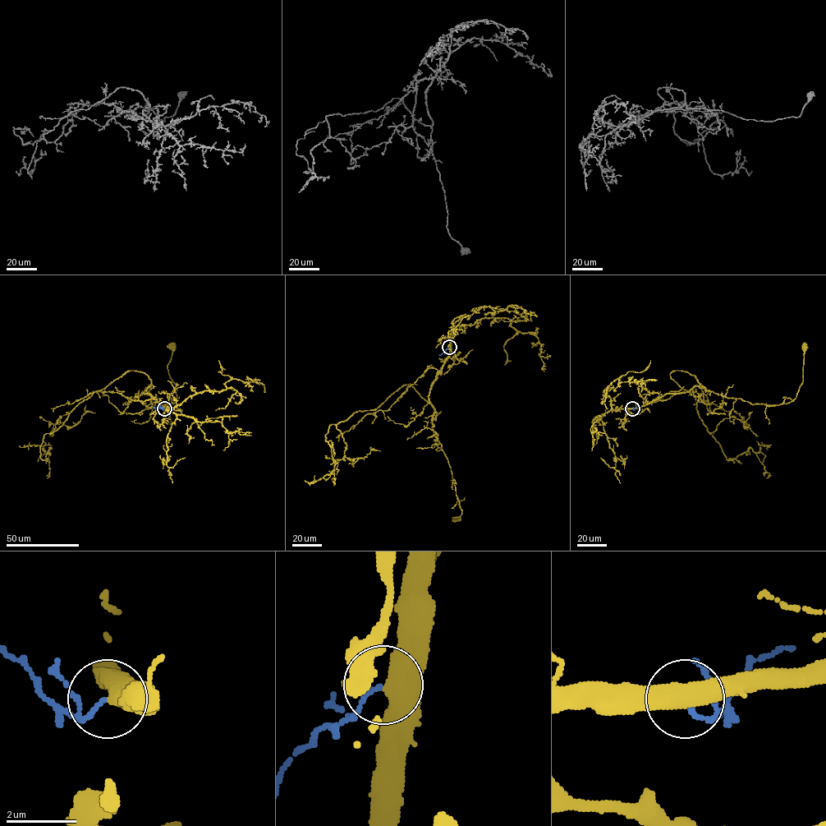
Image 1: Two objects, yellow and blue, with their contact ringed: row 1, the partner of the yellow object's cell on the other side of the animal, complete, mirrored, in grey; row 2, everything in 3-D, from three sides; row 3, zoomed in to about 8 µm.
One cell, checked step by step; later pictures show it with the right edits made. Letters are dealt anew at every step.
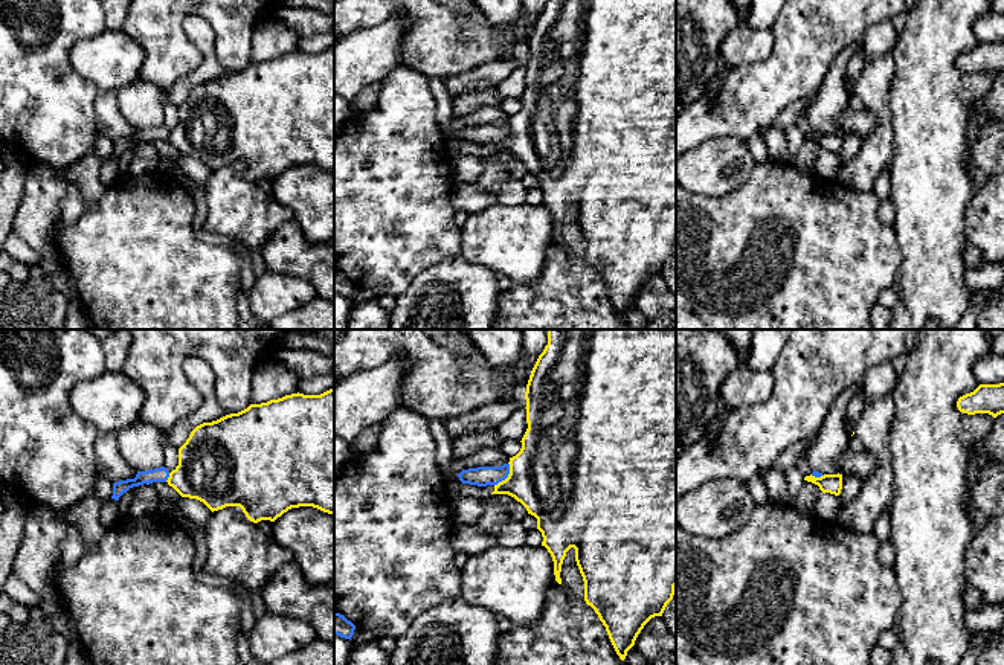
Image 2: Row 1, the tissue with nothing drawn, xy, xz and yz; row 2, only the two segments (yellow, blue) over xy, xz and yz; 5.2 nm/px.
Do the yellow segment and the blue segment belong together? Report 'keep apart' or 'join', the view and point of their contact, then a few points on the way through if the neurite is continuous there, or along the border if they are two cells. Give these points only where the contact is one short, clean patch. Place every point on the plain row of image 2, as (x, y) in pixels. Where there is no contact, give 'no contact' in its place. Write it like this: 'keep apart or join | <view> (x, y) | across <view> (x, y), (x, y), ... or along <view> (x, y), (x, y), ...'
keep apart | xz (508, 134) | along xz (508, 121), (508, 133), (495, 144)

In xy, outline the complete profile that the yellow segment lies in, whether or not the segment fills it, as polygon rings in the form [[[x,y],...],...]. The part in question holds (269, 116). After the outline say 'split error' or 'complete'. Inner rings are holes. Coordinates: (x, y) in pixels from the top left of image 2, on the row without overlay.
[[[334,47],[320,53],[291,52],[197,84],[179,107],[179,124],[169,131],[168,143],[182,156],[203,160],[212,171],[240,165],[258,182],[275,180],[291,166],[313,165],[334,172]]]; complete

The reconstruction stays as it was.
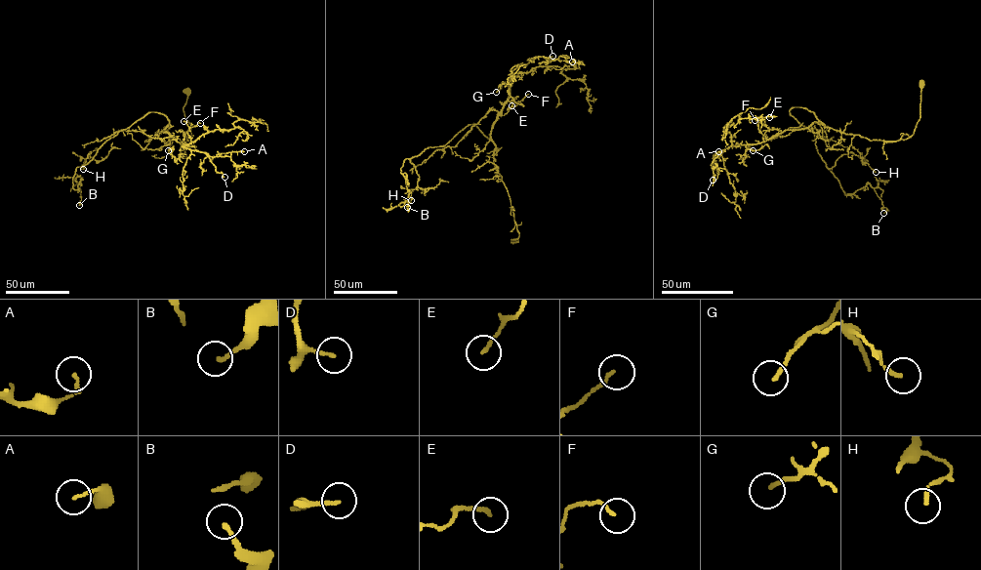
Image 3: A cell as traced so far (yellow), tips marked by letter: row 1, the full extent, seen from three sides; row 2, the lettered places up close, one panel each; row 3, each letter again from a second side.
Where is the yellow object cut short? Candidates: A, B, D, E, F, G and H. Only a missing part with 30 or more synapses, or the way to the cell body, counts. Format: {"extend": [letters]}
{"extend": []}

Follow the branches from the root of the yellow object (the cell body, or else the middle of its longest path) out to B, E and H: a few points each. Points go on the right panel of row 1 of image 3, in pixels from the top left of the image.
B: (920, 84), (920, 117), (904, 140), (870, 141), (790, 110), (844, 193), (869, 183), (883, 213)
E: (920, 84), (920, 117), (914, 133), (904, 140), (870, 141), (813, 122), (762, 142), (757, 123), (769, 117)
H: (920, 84), (920, 117), (904, 140), (870, 141), (790, 110), (828, 168), (852, 152), (876, 172)

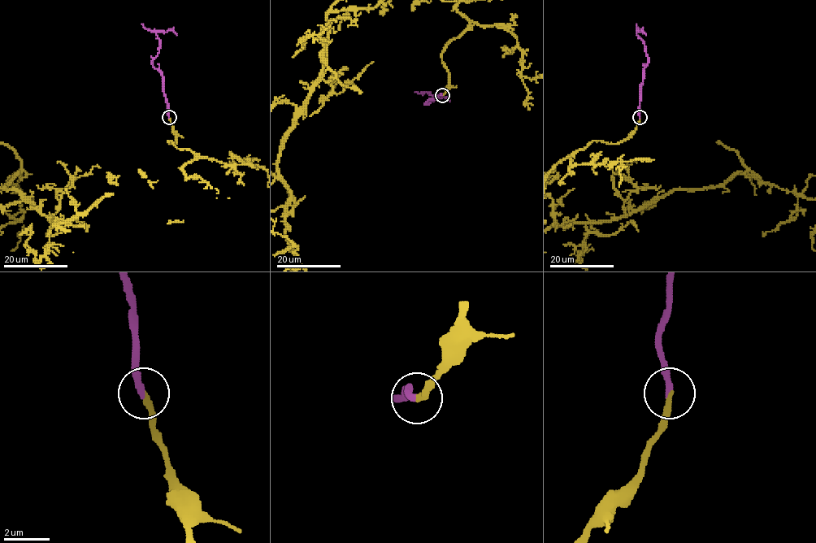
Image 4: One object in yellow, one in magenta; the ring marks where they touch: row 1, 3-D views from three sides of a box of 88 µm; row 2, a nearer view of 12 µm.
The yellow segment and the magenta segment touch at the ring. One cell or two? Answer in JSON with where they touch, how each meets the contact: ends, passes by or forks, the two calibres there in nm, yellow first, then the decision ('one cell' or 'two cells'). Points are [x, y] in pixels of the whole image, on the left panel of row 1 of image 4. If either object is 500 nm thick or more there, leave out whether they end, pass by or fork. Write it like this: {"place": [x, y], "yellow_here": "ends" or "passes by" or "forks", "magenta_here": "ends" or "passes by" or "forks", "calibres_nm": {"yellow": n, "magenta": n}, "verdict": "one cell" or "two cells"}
{"place": [169, 117], "yellow_here": "ends", "magenta_here": "ends", "calibres_nm": {"yellow": 200, "magenta": 260}, "verdict": "one cell"}

